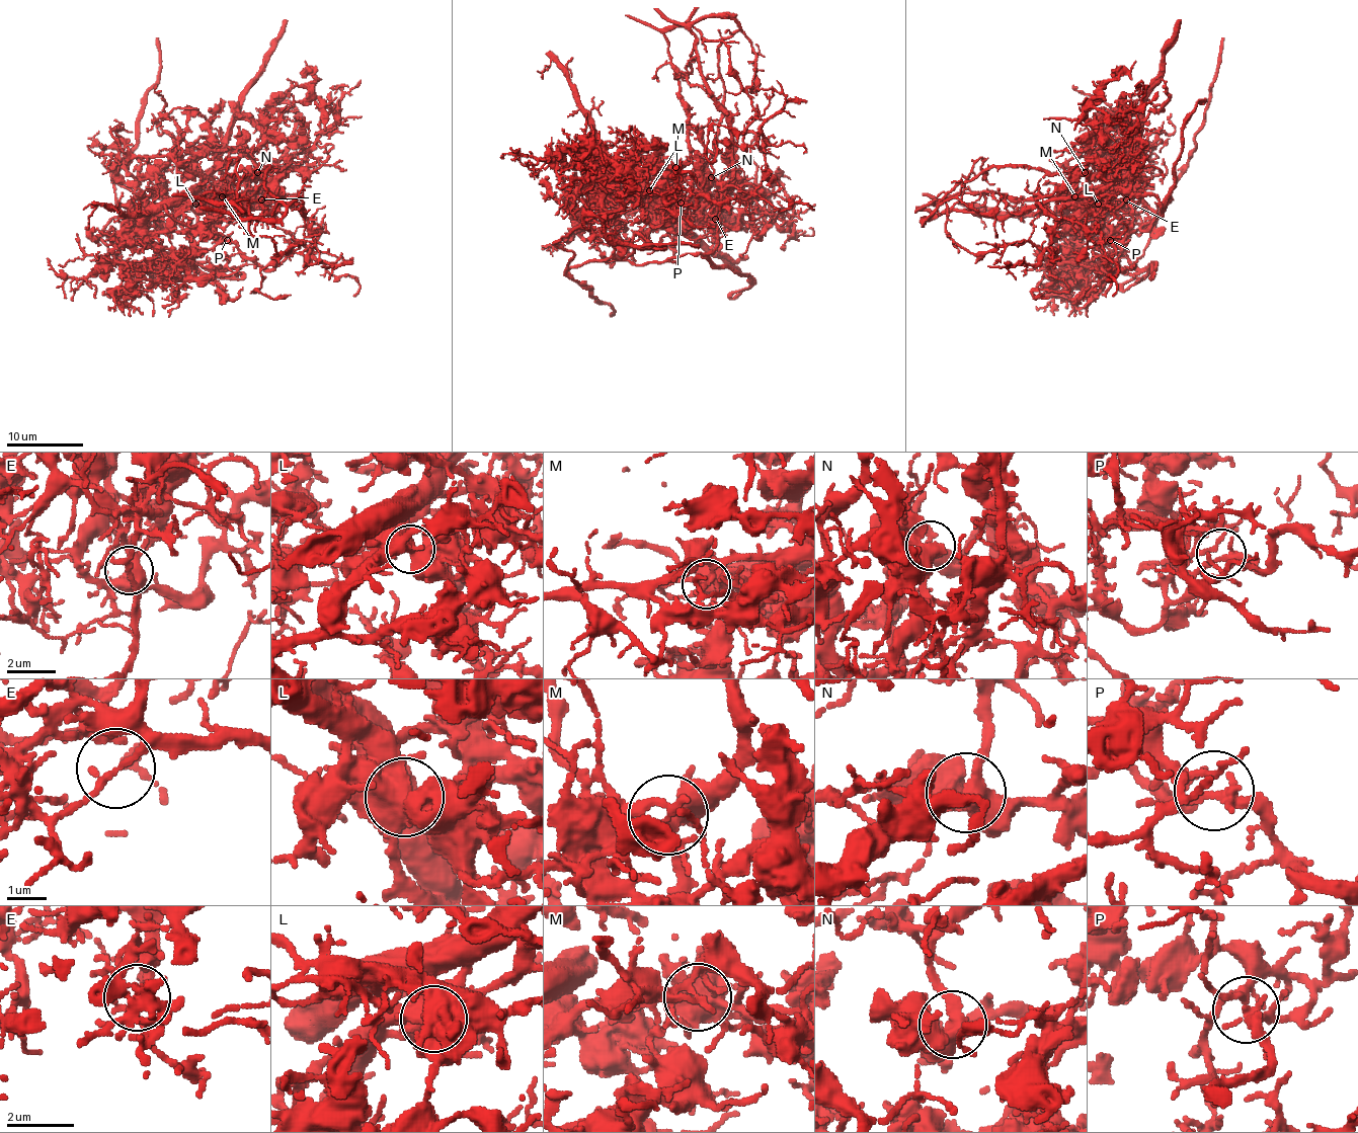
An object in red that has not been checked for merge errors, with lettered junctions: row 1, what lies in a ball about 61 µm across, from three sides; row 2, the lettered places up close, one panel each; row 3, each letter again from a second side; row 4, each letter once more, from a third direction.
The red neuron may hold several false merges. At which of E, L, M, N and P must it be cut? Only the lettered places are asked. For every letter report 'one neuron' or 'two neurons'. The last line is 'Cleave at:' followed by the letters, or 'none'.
E: two neurons
L: two neurons
M: two neurons
N: one neuron
P: one neuron
Cleave at: E, L, M

